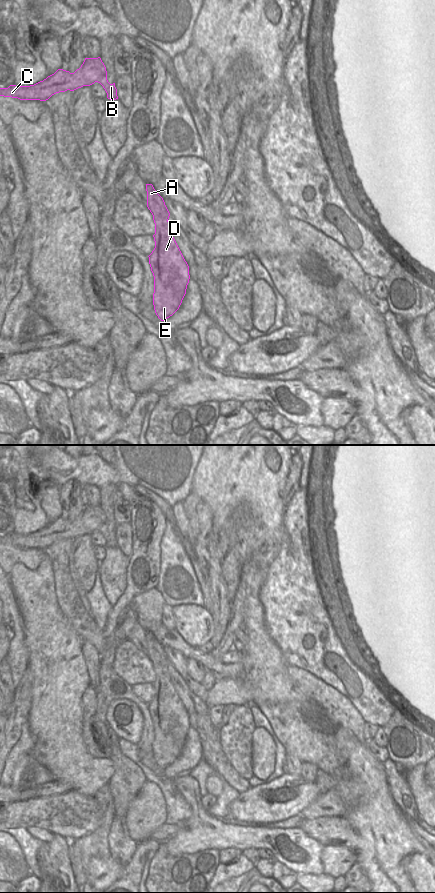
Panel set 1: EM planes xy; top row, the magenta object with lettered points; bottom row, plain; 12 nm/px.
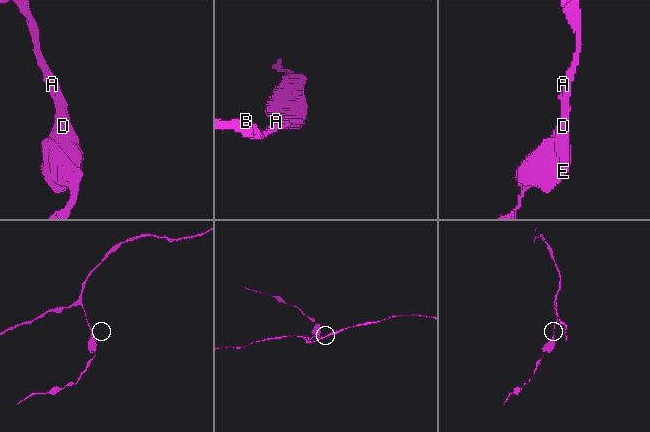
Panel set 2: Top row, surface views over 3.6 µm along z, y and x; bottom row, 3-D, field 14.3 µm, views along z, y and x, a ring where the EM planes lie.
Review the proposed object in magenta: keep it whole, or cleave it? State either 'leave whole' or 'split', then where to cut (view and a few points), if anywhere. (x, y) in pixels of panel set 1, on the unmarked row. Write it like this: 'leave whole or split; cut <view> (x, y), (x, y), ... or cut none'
split; cut xy (155, 695), (160, 715), (176, 717), (186, 712)

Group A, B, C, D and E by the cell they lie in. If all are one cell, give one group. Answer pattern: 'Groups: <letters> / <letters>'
Groups: A B C D / E.

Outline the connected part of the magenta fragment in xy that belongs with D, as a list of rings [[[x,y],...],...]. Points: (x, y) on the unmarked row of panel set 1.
[[[146,632],[147,655],[153,663],[155,671],[155,696],[159,701],[158,713],[167,718],[176,718],[187,712],[169,675],[170,661],[163,646],[152,632]]]

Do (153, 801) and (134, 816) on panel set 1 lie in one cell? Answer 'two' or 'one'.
one

